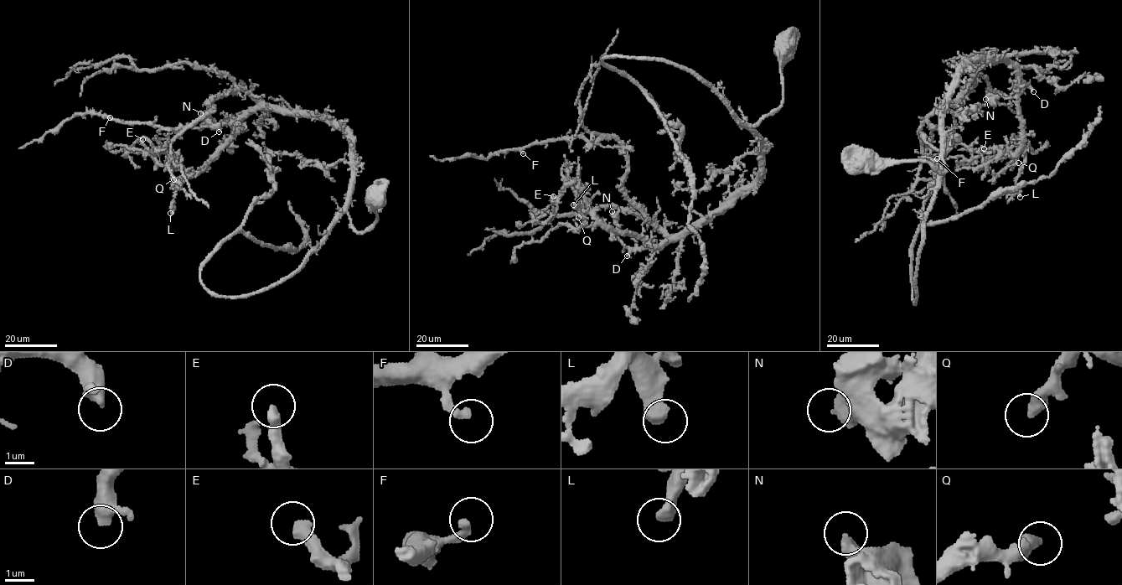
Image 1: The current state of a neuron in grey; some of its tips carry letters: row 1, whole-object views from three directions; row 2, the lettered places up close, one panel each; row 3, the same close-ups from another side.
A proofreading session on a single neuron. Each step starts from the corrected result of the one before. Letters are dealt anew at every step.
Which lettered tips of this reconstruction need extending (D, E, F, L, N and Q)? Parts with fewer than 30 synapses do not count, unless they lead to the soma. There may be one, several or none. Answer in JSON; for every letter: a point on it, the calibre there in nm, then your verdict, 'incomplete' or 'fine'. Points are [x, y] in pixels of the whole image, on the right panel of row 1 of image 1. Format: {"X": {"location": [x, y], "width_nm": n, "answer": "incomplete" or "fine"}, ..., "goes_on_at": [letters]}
{"D": {"location": [1033, 91], "width_nm": 340, "answer": "incomplete"}, "E": {"location": [984, 148], "width_nm": 400, "answer": "fine"}, "F": {"location": [937, 158], "width_nm": 280, "answer": "fine"}, "L": {"location": [1020, 197], "width_nm": 480, "answer": "fine"}, "N": {"location": [985, 99], "width_nm": 500, "answer": "fine"}, "Q": {"location": [1018, 163], "width_nm": 440, "answer": "fine"}, "goes_on_at": ["D"]}

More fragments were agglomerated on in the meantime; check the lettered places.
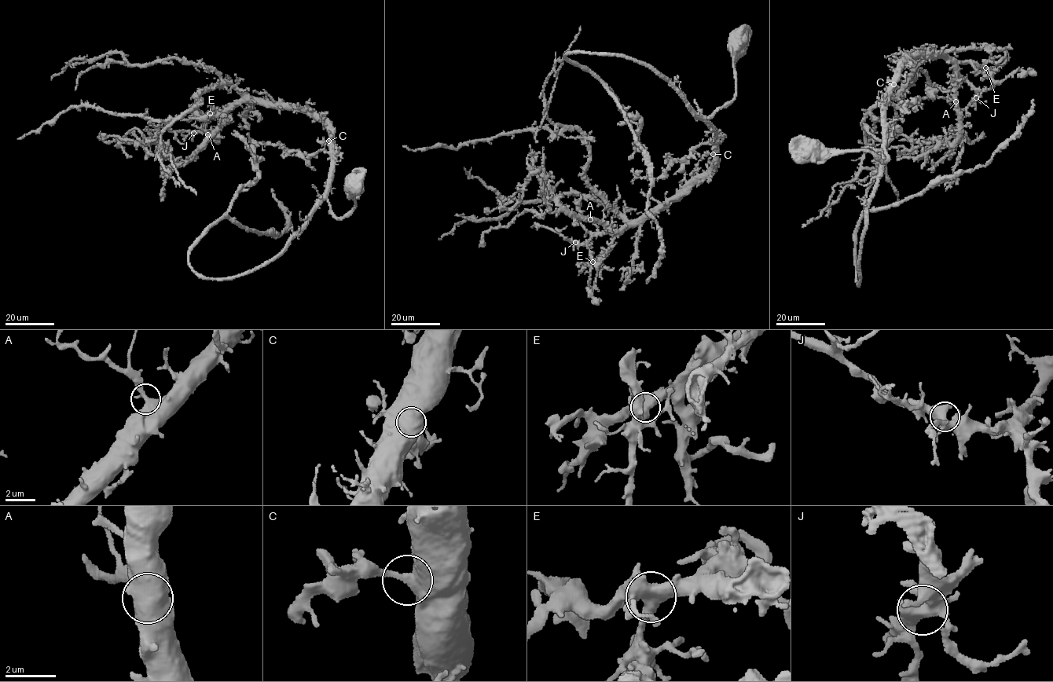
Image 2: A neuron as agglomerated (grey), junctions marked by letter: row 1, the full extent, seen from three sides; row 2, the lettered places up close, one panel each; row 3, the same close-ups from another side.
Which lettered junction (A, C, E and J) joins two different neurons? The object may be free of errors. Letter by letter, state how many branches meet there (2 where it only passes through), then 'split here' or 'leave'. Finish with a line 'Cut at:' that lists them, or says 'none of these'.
A: 2 | leave
C: 2 | leave
E: 5 | leave
J: 5 | leave
Cut at: none of these

